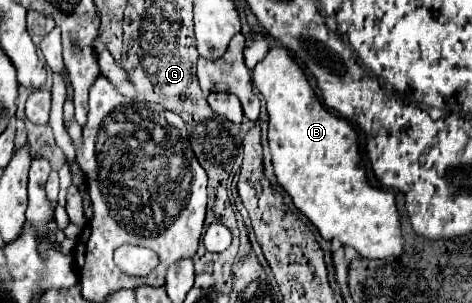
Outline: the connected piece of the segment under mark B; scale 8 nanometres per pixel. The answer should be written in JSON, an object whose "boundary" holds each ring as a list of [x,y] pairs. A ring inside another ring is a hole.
{"boundary":[[[271,48],[253,68],[251,78],[267,102],[269,148],[277,182],[291,196],[295,208],[317,226],[327,242],[337,238],[365,258],[399,256],[403,238],[395,194],[369,186],[353,126],[323,106],[285,48]]]}

